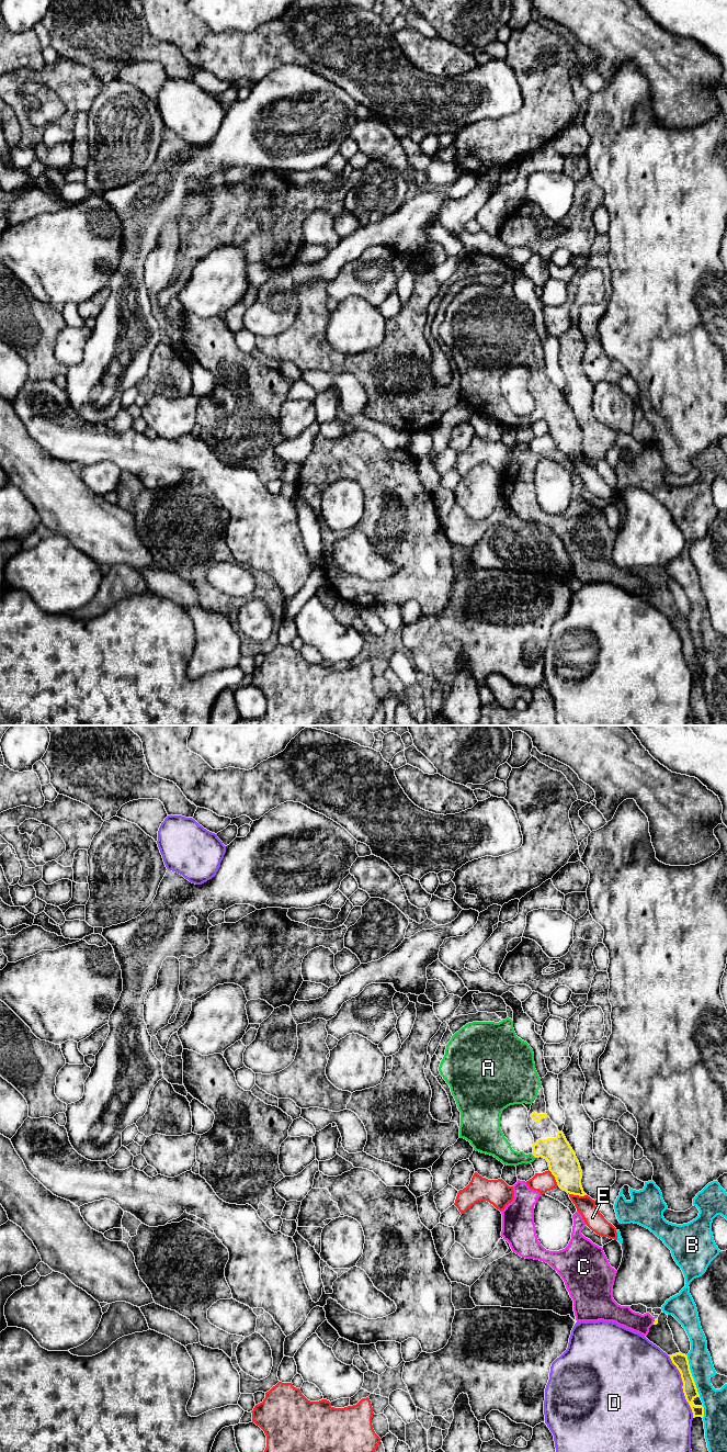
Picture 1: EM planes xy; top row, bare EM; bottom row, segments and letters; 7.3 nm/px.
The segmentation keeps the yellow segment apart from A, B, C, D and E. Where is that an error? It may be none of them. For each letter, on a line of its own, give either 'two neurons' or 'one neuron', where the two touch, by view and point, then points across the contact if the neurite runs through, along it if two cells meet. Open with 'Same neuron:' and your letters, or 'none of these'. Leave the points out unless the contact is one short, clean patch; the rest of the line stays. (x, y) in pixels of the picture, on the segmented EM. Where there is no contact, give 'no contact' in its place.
Same neuron: A
A: one neuron | xy (534, 1156)
B: two neurons | xy (691, 1375)
C: two neurons | xy (654, 1321)
D: two neurons | xy (682, 1386)
E: two neurons | xy (577, 1194)

